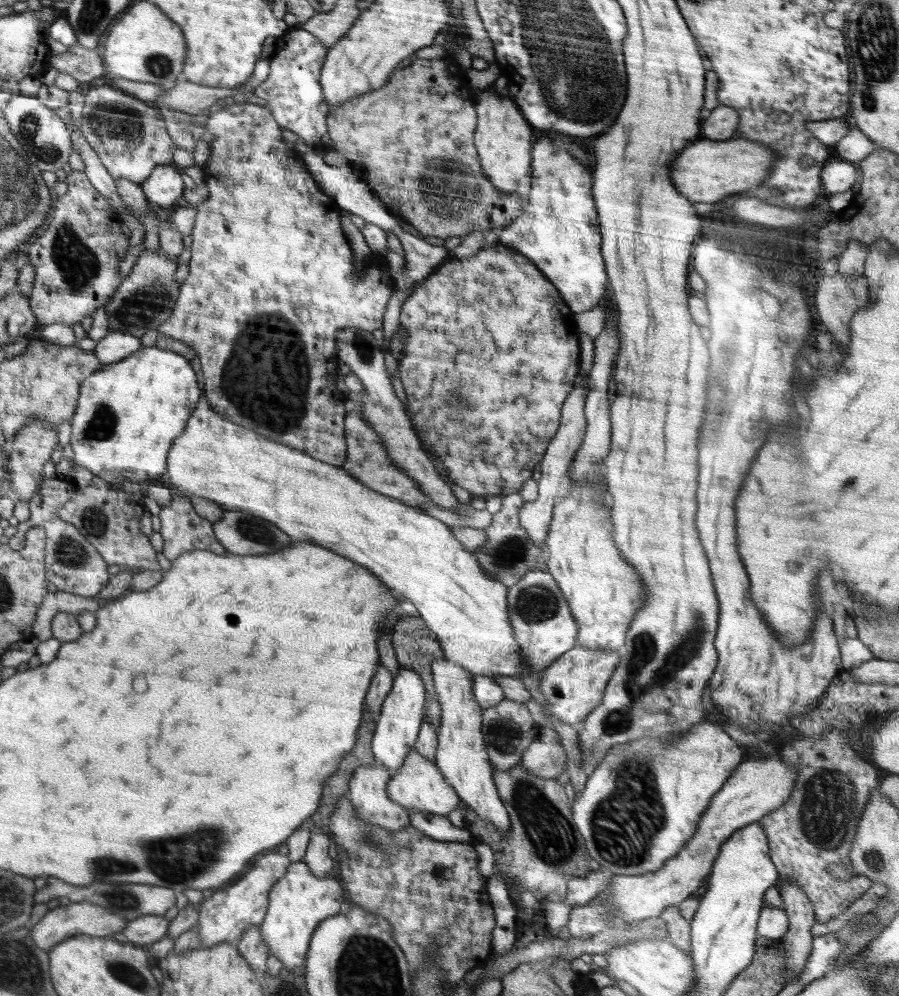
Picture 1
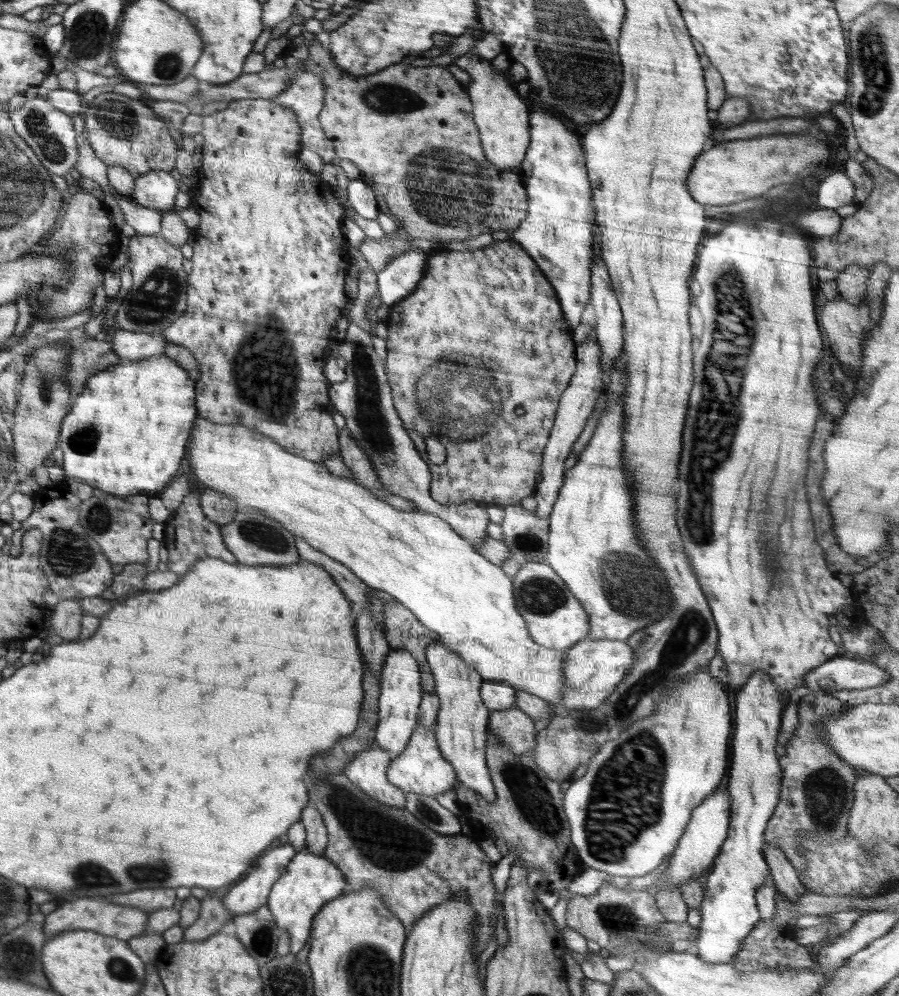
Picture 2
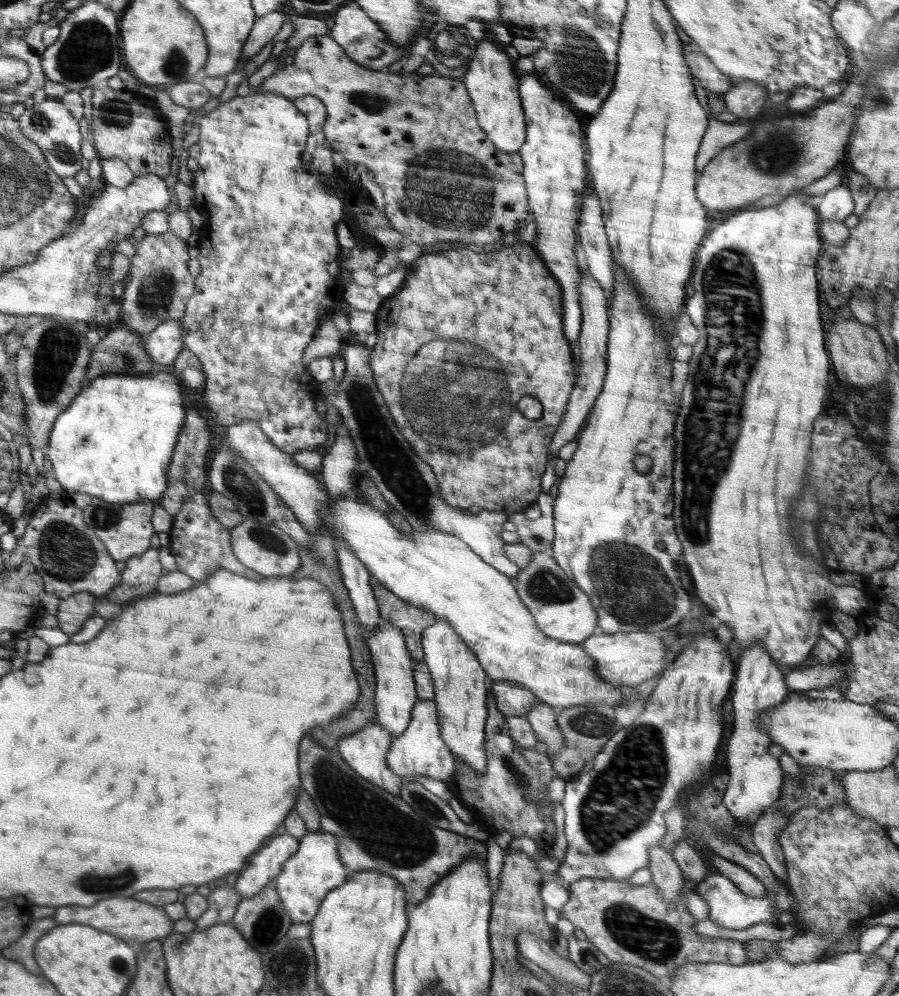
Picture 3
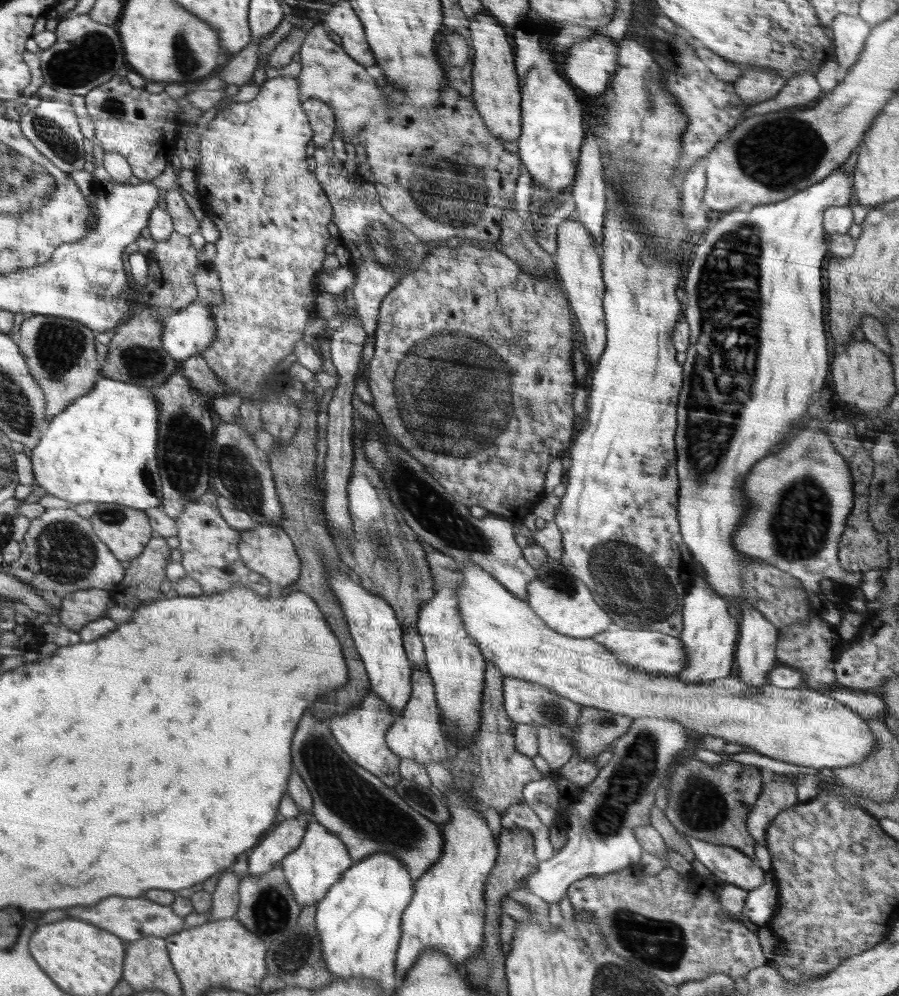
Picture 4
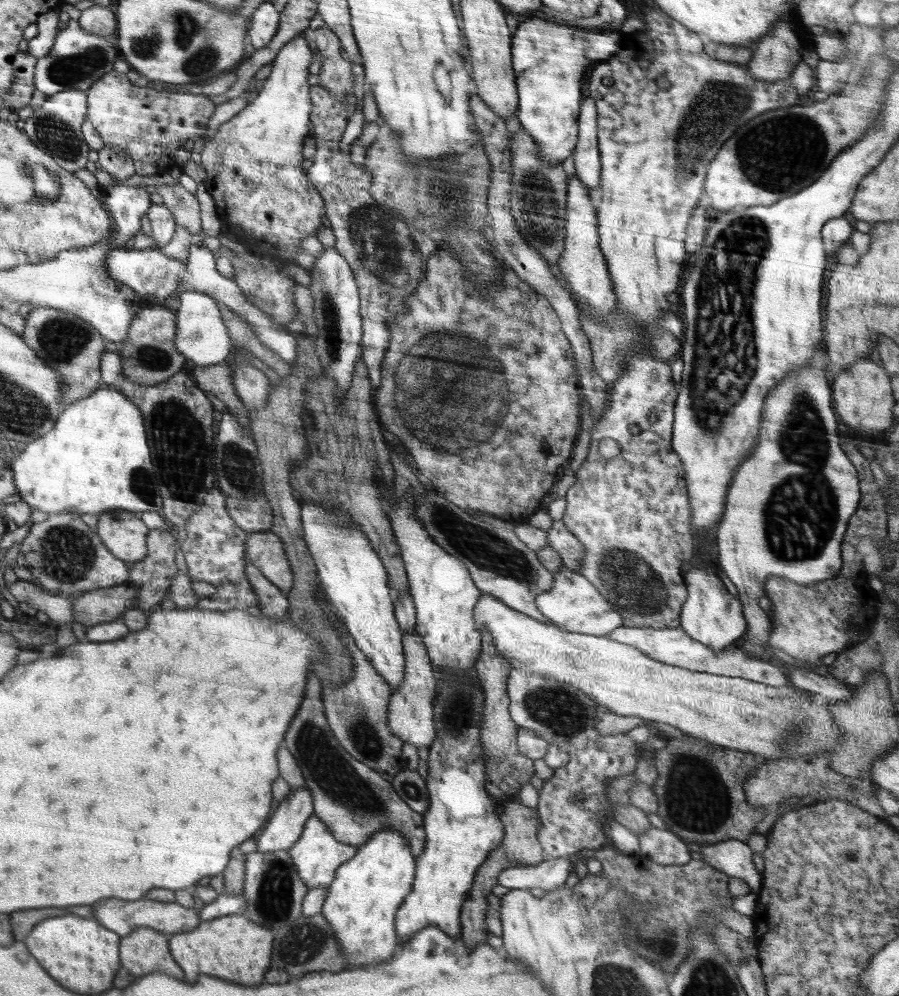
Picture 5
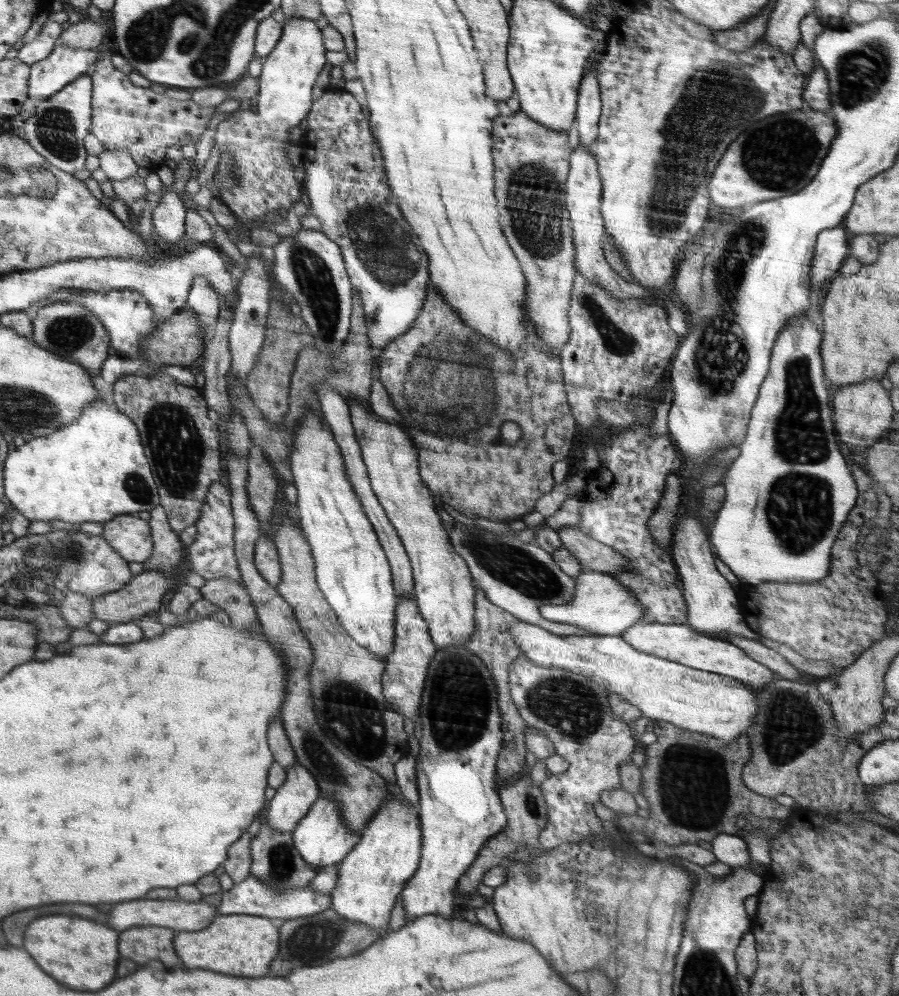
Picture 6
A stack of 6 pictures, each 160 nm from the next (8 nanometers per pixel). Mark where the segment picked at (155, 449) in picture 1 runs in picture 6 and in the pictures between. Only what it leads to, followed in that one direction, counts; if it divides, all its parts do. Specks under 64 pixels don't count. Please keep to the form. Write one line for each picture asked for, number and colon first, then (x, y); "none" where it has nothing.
2: (125, 435)
3: (116, 441)
4: (101, 449)
5: (96, 458)
6: (94, 468)

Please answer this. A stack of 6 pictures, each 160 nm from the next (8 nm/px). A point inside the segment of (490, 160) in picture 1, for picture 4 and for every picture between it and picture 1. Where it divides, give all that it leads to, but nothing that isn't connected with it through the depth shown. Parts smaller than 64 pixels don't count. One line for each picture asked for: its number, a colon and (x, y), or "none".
2: (502, 118)
3: (492, 81)
4: (497, 97)

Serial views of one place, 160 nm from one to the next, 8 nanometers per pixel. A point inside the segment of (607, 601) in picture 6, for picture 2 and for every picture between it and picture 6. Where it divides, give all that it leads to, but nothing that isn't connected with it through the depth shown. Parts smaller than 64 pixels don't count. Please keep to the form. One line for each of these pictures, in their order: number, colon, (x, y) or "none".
2: (555, 620)
3: (563, 612)
4: (562, 601)
5: (573, 603)

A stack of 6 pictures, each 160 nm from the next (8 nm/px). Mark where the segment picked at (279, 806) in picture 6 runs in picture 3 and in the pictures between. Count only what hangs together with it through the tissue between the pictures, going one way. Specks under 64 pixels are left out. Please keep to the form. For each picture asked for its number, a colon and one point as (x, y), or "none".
3: (263, 867)
4: (285, 837)
5: (285, 827)

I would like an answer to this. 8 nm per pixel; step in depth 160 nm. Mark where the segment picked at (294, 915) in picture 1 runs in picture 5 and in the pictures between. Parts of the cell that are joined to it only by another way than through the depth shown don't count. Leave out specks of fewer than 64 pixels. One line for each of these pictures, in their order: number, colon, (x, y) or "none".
2: (312, 880)
3: (307, 877)
4: (319, 861)
5: (317, 854)

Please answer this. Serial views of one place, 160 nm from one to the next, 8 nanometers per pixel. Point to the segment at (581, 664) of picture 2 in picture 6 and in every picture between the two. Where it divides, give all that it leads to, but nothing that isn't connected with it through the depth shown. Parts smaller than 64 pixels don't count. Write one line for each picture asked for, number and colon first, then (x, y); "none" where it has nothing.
3: (629, 659)
4: (653, 652)
5: (672, 647)
6: (676, 642)

